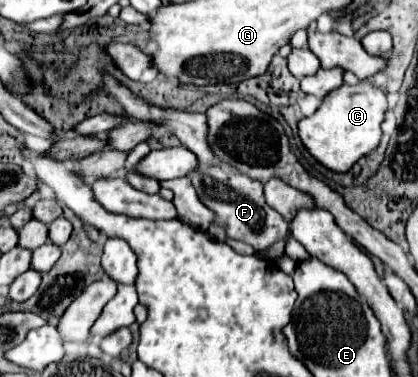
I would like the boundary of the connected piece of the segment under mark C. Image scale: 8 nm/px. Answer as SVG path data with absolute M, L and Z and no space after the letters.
M370 84L340 86L328 94L322 106L308 118L298 122L298 136L304 148L328 170L350 172L352 166L366 154L370 154L380 142L380 124L386 112L386 94Z

